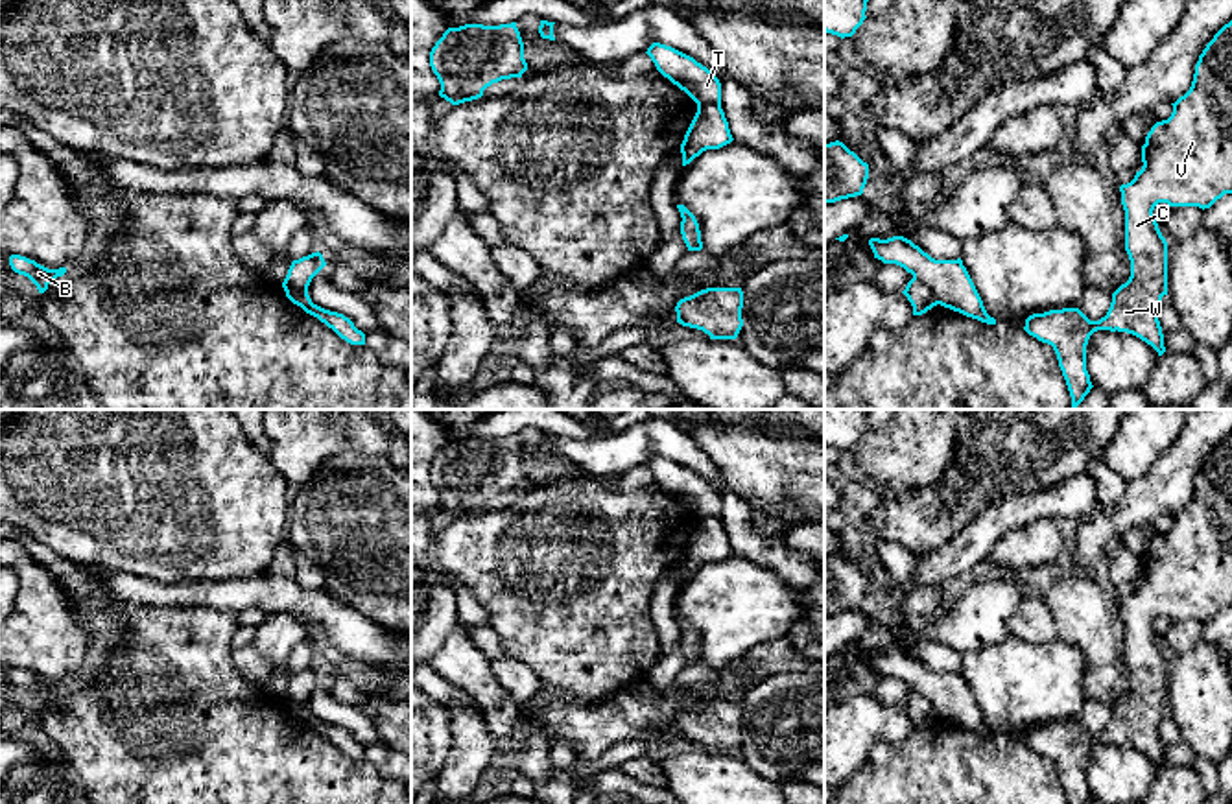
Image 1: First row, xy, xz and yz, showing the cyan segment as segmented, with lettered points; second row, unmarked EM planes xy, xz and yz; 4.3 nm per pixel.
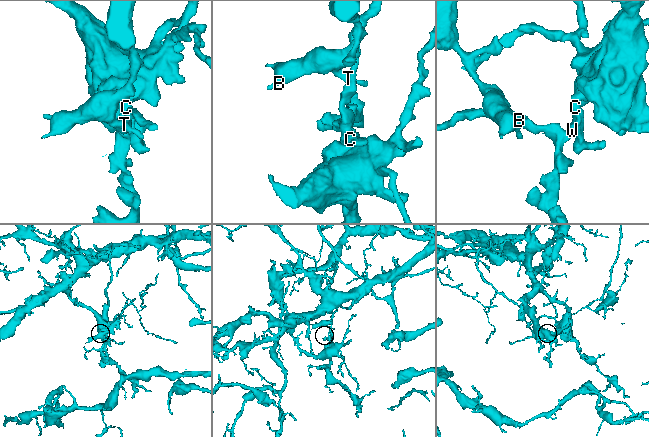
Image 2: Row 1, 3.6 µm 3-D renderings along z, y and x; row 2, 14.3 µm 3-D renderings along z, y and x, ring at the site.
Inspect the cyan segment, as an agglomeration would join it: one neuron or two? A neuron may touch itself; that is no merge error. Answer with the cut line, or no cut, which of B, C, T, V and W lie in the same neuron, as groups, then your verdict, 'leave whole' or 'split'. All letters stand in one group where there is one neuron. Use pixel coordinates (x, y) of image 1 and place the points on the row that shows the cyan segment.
yz (913, 275), (939, 303) | B T / C V W | split

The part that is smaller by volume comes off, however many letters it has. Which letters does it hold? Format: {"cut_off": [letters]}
{"cut_off": ["B", "T"]}

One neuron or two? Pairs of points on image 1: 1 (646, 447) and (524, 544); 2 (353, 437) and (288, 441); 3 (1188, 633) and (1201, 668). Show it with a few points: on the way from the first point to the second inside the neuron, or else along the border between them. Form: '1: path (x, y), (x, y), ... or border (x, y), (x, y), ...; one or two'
1: border (644, 463), (618, 476); two
2: path (336, 439), (305, 439); one
3: border (1201, 640), (1184, 651), (1168, 655); two

